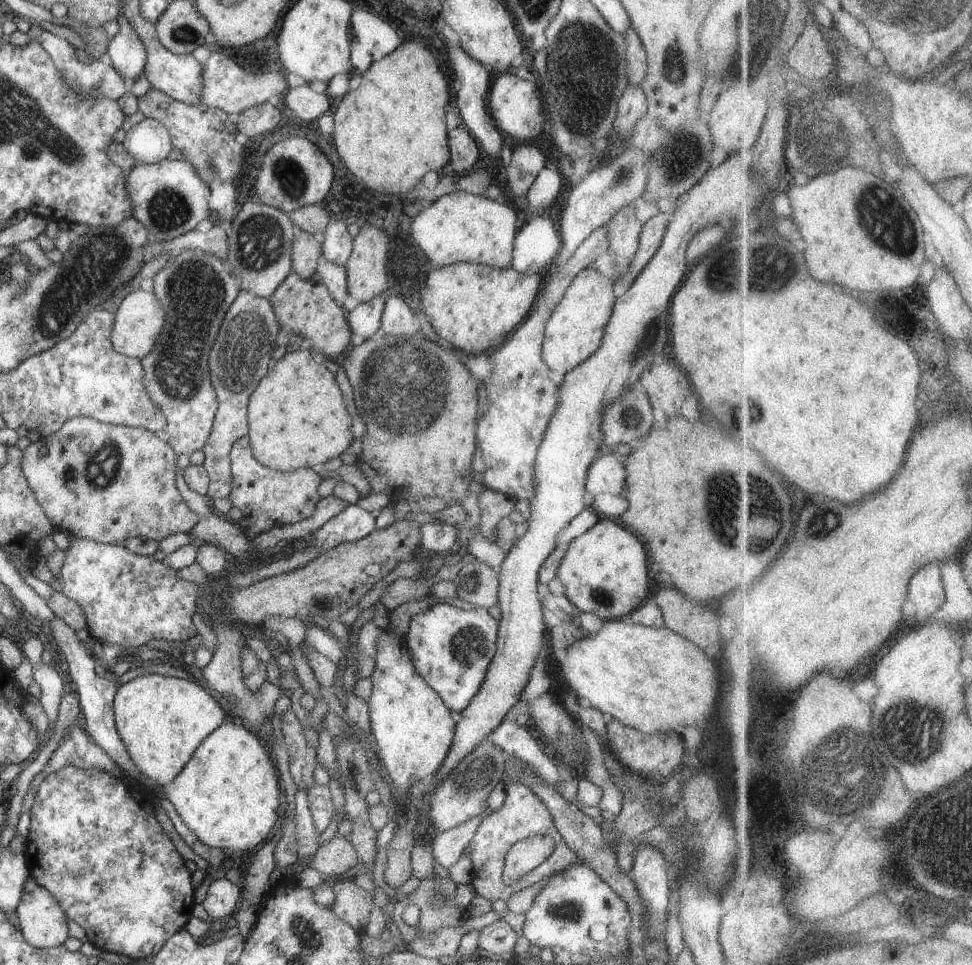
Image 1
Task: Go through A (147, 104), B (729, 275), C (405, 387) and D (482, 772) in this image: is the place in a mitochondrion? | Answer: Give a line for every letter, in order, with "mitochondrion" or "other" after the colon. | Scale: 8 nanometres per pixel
A: other
B: mitochondrion
C: mitochondrion
D: mitochondrion

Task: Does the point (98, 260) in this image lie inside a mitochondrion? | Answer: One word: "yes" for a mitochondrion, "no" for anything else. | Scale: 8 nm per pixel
yes

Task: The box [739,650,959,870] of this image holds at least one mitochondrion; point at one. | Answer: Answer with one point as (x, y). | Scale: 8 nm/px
(844, 765)

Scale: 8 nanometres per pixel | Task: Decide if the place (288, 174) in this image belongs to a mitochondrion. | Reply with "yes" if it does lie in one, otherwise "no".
yes

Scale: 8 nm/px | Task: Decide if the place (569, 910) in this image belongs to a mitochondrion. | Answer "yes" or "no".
yes

